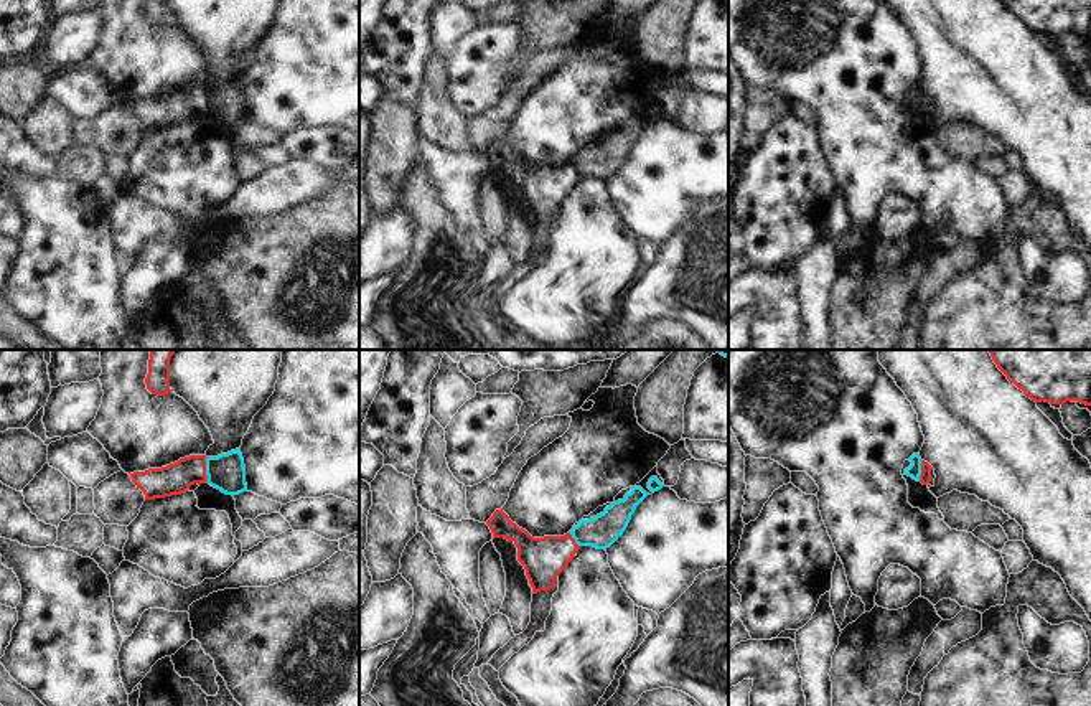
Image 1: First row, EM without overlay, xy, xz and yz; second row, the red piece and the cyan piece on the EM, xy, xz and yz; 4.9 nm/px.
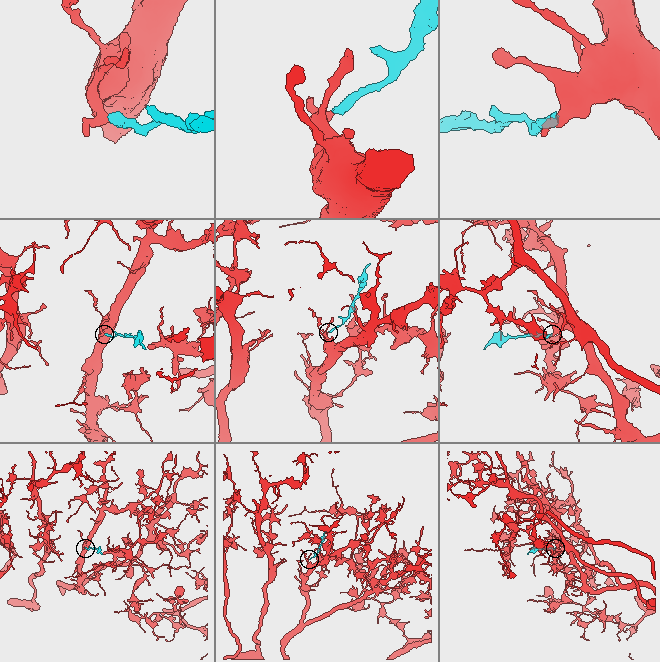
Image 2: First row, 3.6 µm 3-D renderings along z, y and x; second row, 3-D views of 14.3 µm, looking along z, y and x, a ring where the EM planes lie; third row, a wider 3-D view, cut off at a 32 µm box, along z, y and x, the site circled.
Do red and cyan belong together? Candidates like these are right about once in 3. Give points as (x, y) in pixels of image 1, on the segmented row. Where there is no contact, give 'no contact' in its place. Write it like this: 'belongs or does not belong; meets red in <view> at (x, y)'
does not belong; meets red in xy at (205, 469)

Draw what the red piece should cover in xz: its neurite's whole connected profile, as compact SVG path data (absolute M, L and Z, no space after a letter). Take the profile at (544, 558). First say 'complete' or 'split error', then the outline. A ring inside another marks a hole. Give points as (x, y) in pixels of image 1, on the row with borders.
complete; M503 508L496 510L486 525L493 533L493 539L504 538L516 544L517 561L526 569L532 594L550 591L555 586L555 577L580 549L570 533L564 536L532 538L526 530L513 523Z

